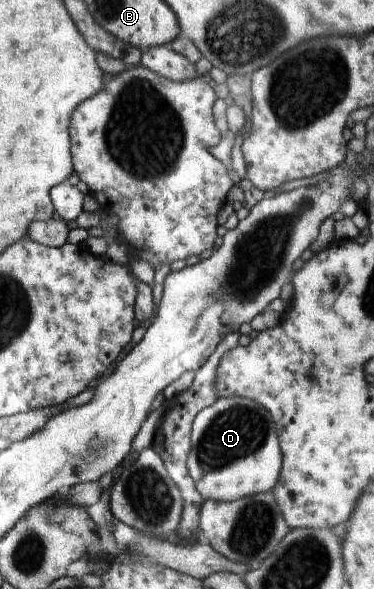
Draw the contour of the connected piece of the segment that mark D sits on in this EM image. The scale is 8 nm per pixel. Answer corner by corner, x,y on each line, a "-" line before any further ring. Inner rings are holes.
222,397
193,420
187,469
204,500
225,503
272,491
279,481
282,453
277,426
259,402
248,397

